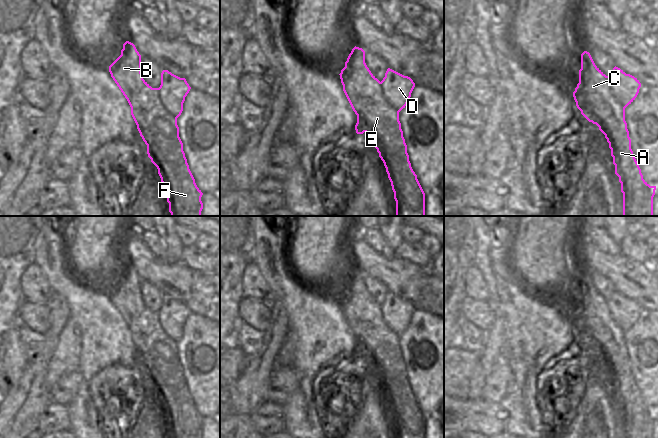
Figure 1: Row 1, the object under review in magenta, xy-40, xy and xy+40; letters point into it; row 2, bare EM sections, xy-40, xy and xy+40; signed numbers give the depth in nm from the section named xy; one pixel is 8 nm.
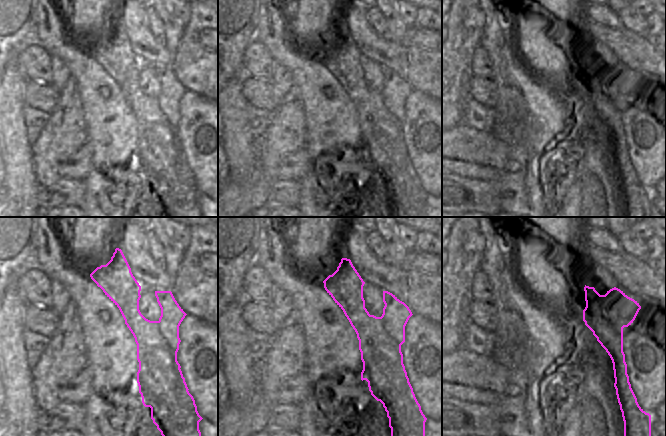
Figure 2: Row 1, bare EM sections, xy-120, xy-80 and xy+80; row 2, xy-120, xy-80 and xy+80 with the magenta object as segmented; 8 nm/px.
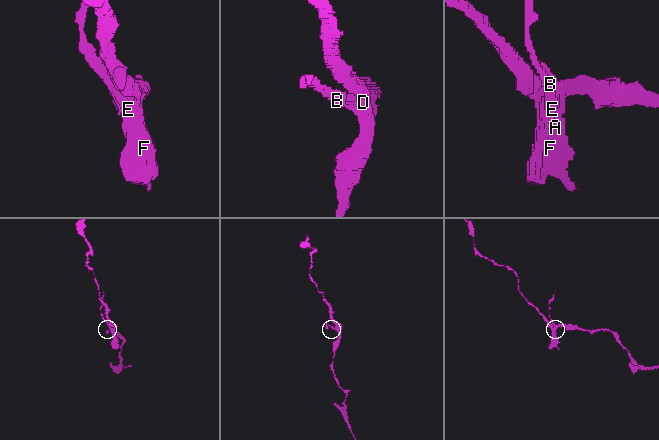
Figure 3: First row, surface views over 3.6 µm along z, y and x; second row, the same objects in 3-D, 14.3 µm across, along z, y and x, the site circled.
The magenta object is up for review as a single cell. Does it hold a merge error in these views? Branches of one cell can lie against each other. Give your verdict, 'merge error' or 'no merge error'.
merge error

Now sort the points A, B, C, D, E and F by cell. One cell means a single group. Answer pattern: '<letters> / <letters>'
A B C E F / D

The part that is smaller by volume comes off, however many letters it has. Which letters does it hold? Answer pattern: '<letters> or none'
A, B, C, E, F

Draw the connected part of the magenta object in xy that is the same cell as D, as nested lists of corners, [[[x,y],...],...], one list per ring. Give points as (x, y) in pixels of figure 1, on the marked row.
[[[390,68],[387,69],[381,85],[387,101],[399,112],[407,105],[415,87],[415,83],[410,77]]]

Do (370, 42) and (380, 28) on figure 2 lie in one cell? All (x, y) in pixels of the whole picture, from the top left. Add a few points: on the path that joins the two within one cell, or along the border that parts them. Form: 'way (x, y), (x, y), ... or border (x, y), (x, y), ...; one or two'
border (367, 11), (373, 29), (390, 41); two

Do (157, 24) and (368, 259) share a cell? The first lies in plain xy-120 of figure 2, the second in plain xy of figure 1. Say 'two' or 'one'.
two

